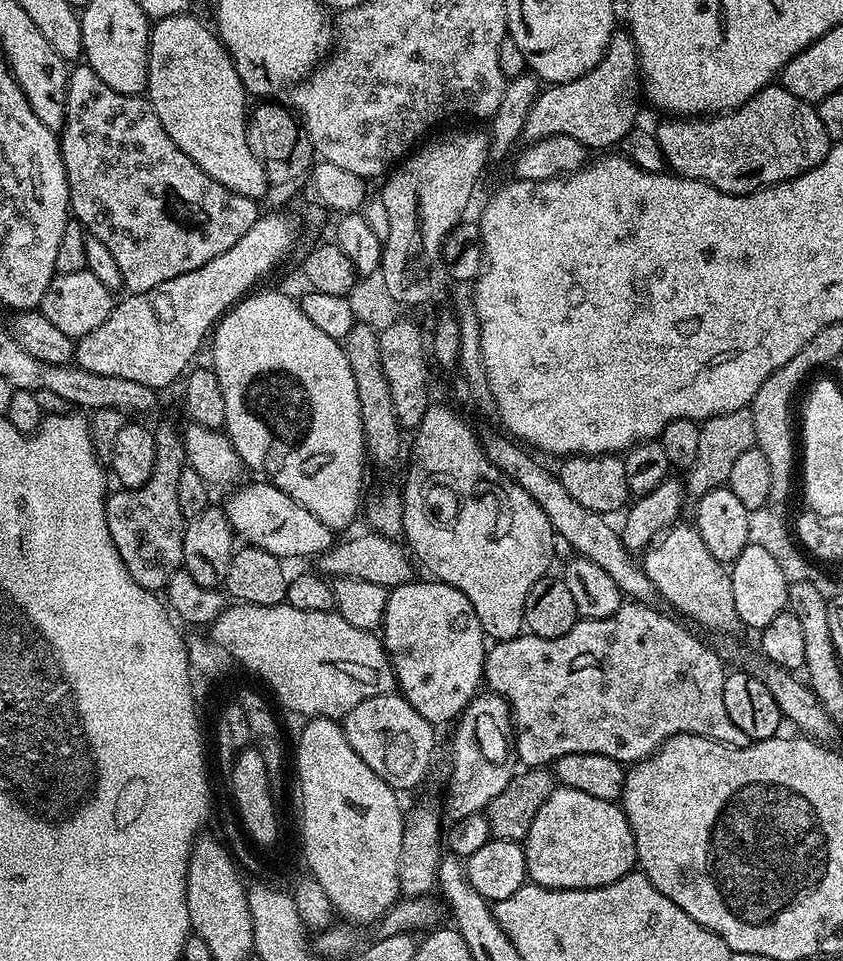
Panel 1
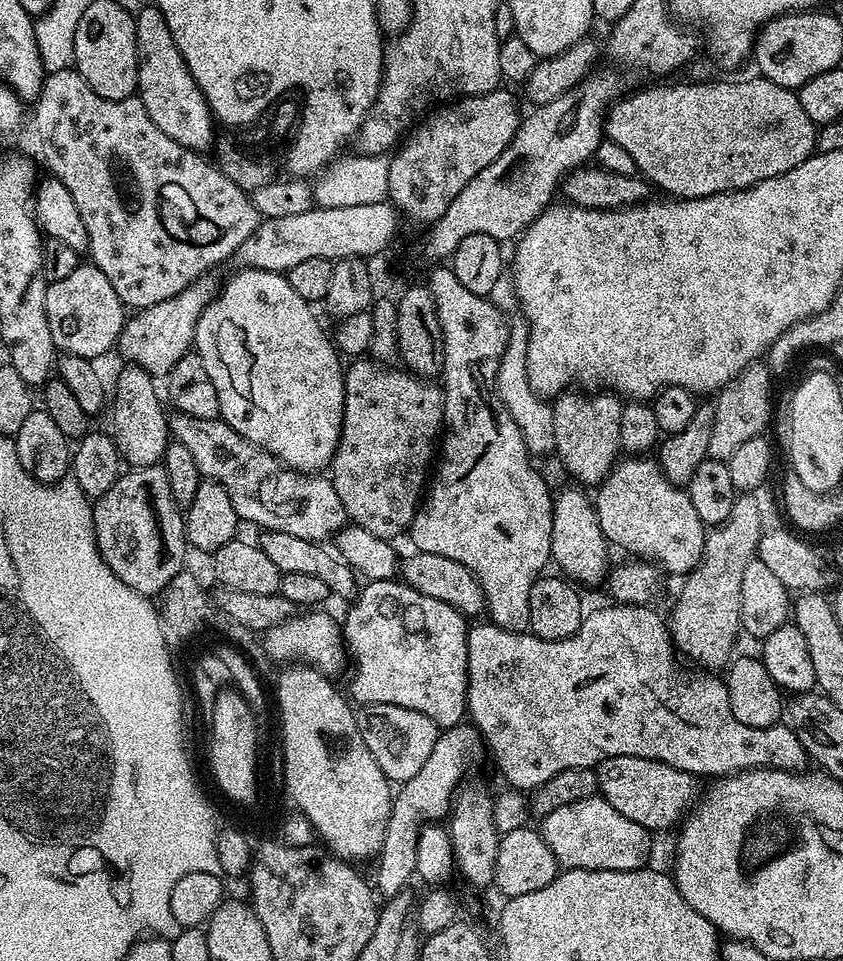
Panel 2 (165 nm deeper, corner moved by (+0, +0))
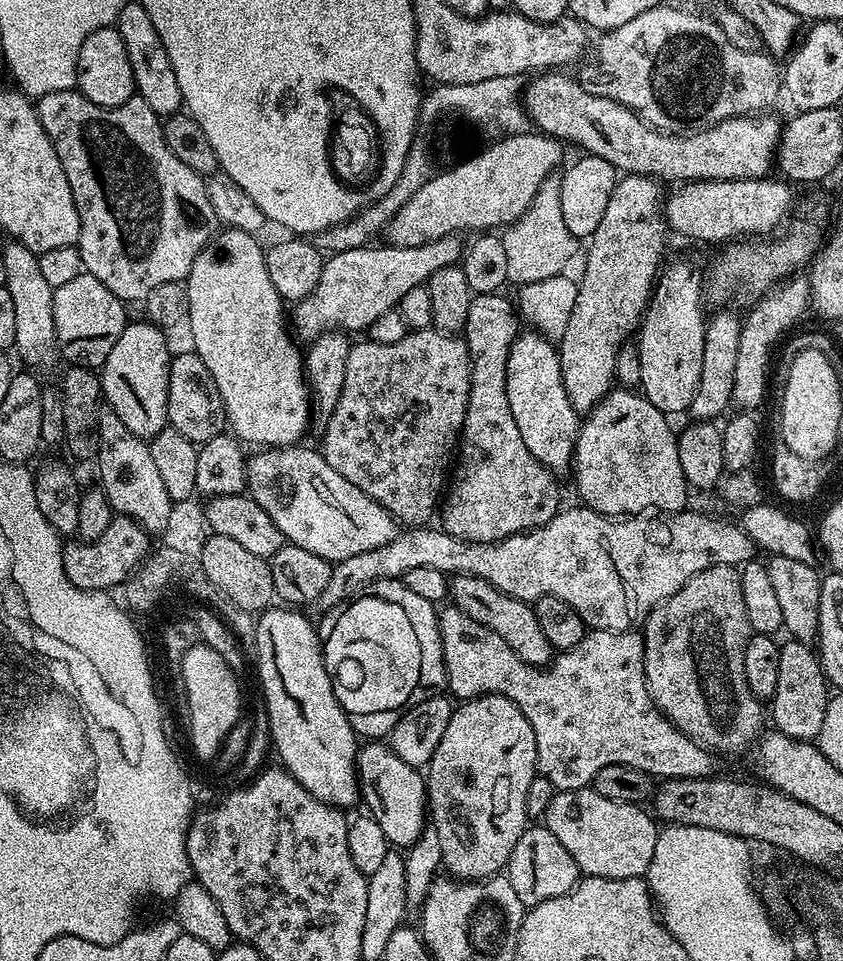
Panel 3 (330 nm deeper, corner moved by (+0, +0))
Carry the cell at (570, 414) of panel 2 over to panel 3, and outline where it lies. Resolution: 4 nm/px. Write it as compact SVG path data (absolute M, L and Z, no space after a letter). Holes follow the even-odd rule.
M621 175L610 194L610 203L606 205L606 211L602 214L602 222L598 222L598 230L594 230L590 237L589 244L592 245L589 246L588 257L584 260L584 273L578 276L579 288L574 308L570 313L565 333L558 341L562 382L566 386L570 402L581 414L591 412L597 402L613 387L618 350L631 337L628 335L637 331L650 303L650 293L661 267L660 255L664 252L664 239L670 236L666 219L666 192L665 189L660 189L660 186L661 181L651 176Z

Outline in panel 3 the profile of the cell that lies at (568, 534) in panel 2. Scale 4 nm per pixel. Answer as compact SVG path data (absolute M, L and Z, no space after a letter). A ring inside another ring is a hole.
M536 330L521 331L512 344L506 362L506 402L510 402L510 414L514 414L526 450L554 474L569 471L582 416L566 394L557 345Z

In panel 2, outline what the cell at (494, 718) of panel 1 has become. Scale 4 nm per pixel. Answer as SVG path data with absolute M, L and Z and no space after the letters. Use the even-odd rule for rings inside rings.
M461 722L454 728L443 729L437 735L434 750L430 750L430 758L426 758L422 770L418 770L414 778L399 785L392 797L392 813L386 826L386 838L378 857L380 865L376 868L376 880L374 879L375 891L379 895L381 892L382 897L389 898L405 891L409 887L408 883L414 880L420 830L426 822L443 821L451 813L454 793L461 787L460 779L467 774L468 767L476 756L476 747L481 747L481 744L482 737L471 723Z

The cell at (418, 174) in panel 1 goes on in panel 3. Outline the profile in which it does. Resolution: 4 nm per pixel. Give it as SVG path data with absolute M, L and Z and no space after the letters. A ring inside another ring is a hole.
M504 294L473 295L470 314L466 314L462 329L462 339L468 344L468 352L472 355L470 398L464 415L464 431L458 441L458 459L442 500L444 531L470 540L473 544L492 544L496 540L505 540L515 532L542 526L562 508L557 477L549 468L542 466L542 462L538 462L530 450L526 450L526 442L522 442L522 434L518 434L518 425L514 423L514 414L510 414L510 402L506 402L506 362L521 328L513 301L508 301Z

